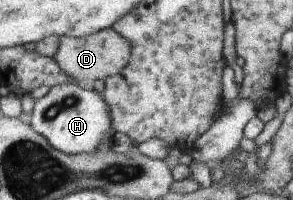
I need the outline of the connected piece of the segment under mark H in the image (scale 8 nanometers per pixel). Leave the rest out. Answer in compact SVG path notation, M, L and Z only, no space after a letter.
M72 81L51 86L42 98L35 100L26 120L52 148L71 155L95 151L109 142L113 132L109 108L101 95L92 88L80 88Z

